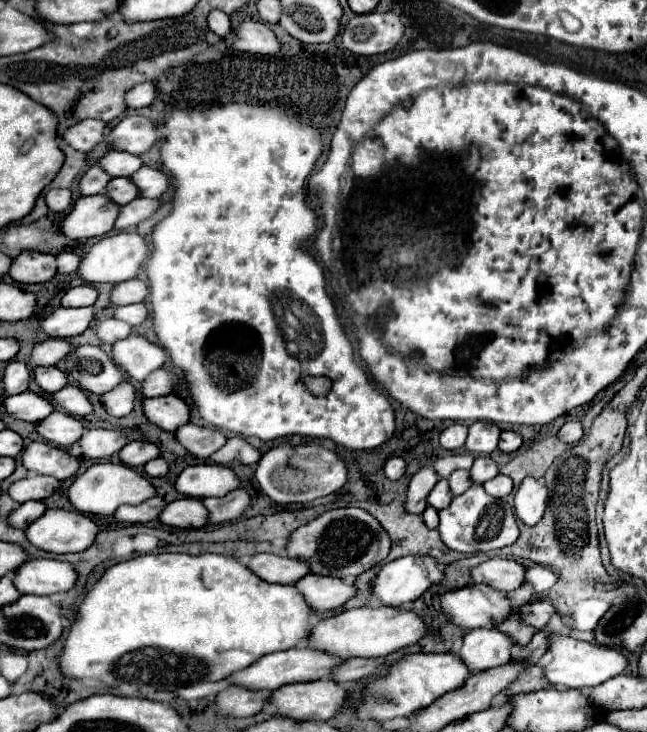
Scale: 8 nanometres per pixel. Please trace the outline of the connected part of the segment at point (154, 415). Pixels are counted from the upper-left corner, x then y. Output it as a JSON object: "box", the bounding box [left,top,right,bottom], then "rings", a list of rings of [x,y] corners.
{"box":[143,394,191,432],"rings":[[[175,394],[147,398],[143,402],[143,408],[145,408],[145,416],[153,424],[157,424],[159,428],[169,430],[169,432],[175,432],[177,428],[187,424],[191,418],[191,410],[189,410],[187,402]]]}

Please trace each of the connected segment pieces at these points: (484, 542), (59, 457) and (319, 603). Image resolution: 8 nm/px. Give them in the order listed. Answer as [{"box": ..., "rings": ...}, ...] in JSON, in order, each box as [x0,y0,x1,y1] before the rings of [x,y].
[{"box":[437,484,519,554],"rings":[[[481,484],[471,486],[465,494],[455,496],[453,502],[445,510],[439,510],[439,528],[437,530],[447,548],[463,552],[463,554],[505,548],[505,546],[511,546],[519,538],[519,526],[517,526],[513,508],[505,500],[491,498],[483,490]]]},{"box":[23,442,79,480],"rings":[[[31,442],[23,452],[23,464],[29,472],[55,476],[67,480],[79,472],[79,460],[67,450],[51,446],[47,442]]]},{"box":[295,574,357,610],"rings":[[[307,574],[299,582],[295,582],[295,586],[313,610],[335,610],[357,594],[355,584],[347,584],[341,578],[333,576]]]}]

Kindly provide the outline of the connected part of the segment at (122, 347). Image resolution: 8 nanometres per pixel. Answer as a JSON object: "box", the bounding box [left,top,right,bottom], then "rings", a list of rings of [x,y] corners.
{"box":[113,334,167,382],"rings":[[[131,334],[125,340],[113,344],[113,360],[119,364],[129,378],[143,382],[153,370],[161,368],[167,354],[161,346],[149,342],[145,336]]]}

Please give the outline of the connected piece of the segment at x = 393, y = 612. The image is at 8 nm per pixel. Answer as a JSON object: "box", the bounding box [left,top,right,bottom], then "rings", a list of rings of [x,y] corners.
{"box":[309,604,427,660],"rings":[[[381,604],[377,608],[367,606],[367,608],[345,610],[333,618],[327,618],[311,630],[309,638],[315,640],[315,644],[313,644],[315,648],[325,650],[325,652],[335,654],[345,660],[345,658],[353,658],[353,656],[363,656],[363,658],[387,656],[405,646],[417,644],[425,634],[427,634],[427,628],[425,628],[425,622],[421,622],[419,614],[415,614],[413,610]]]}

